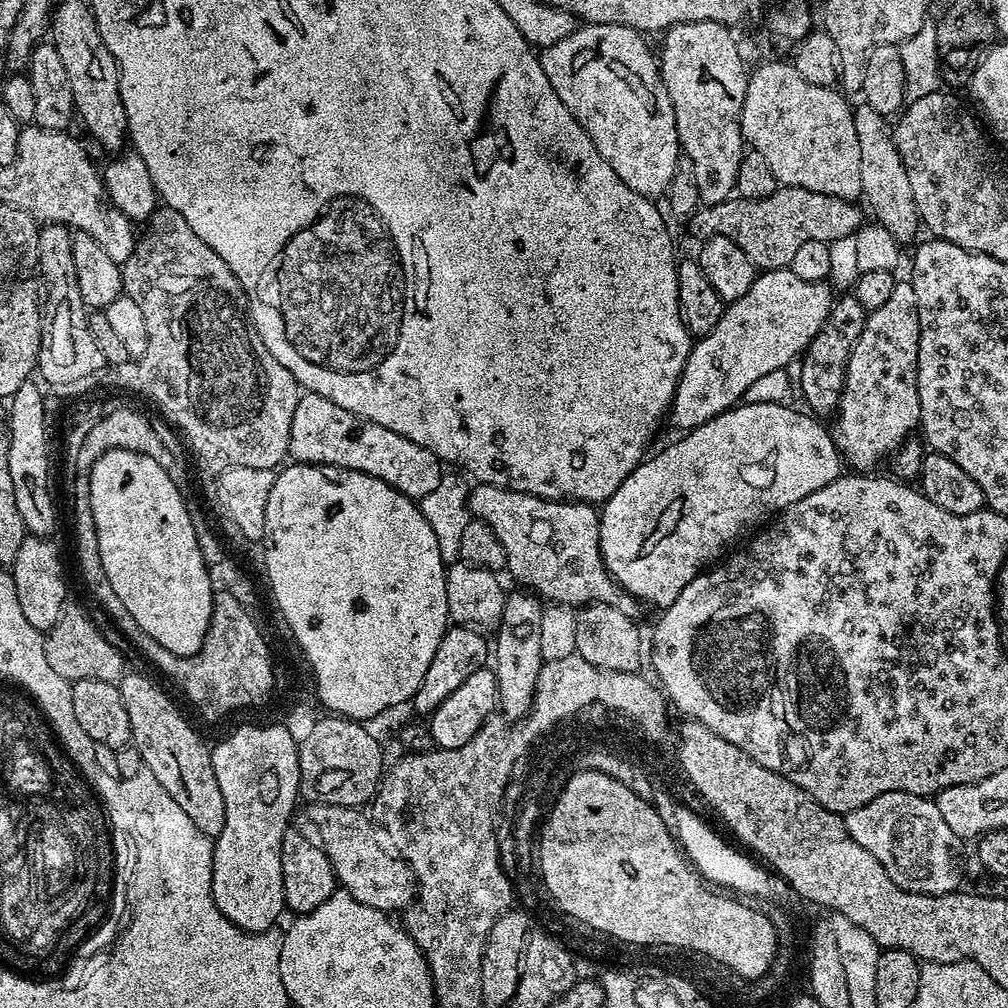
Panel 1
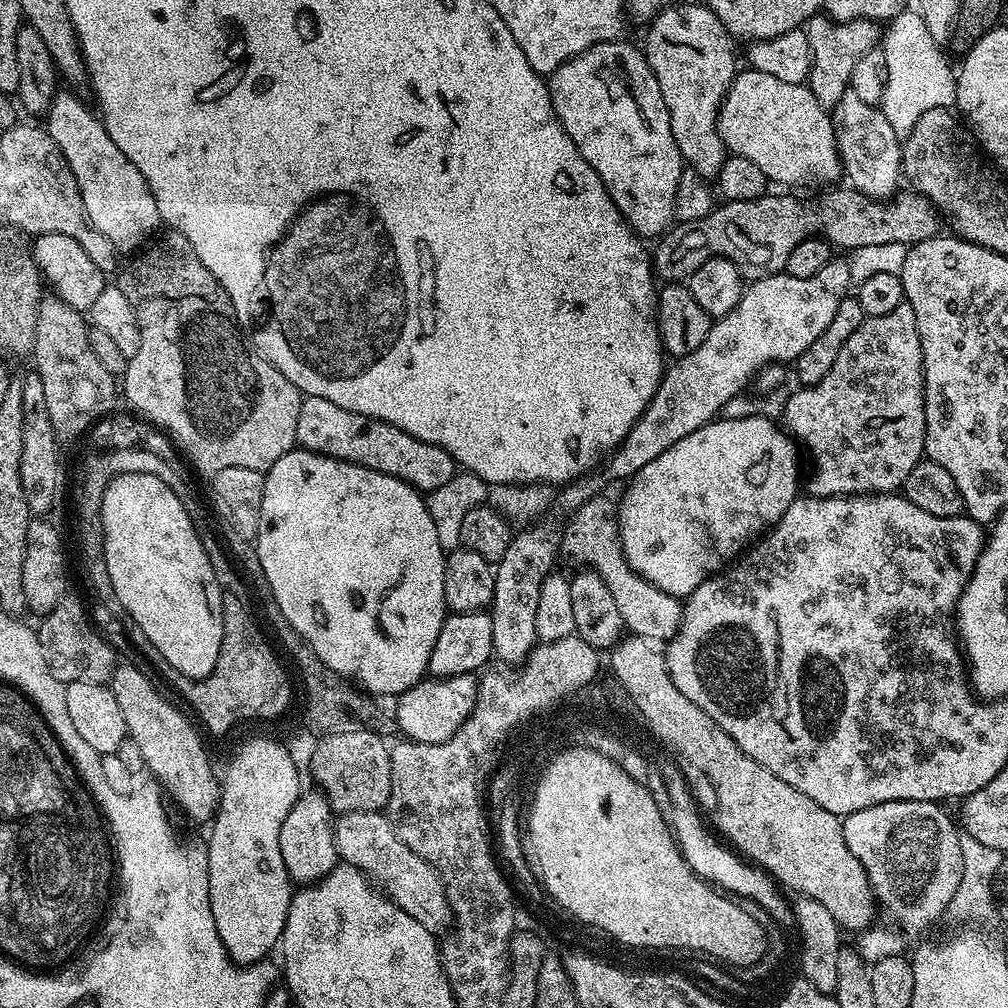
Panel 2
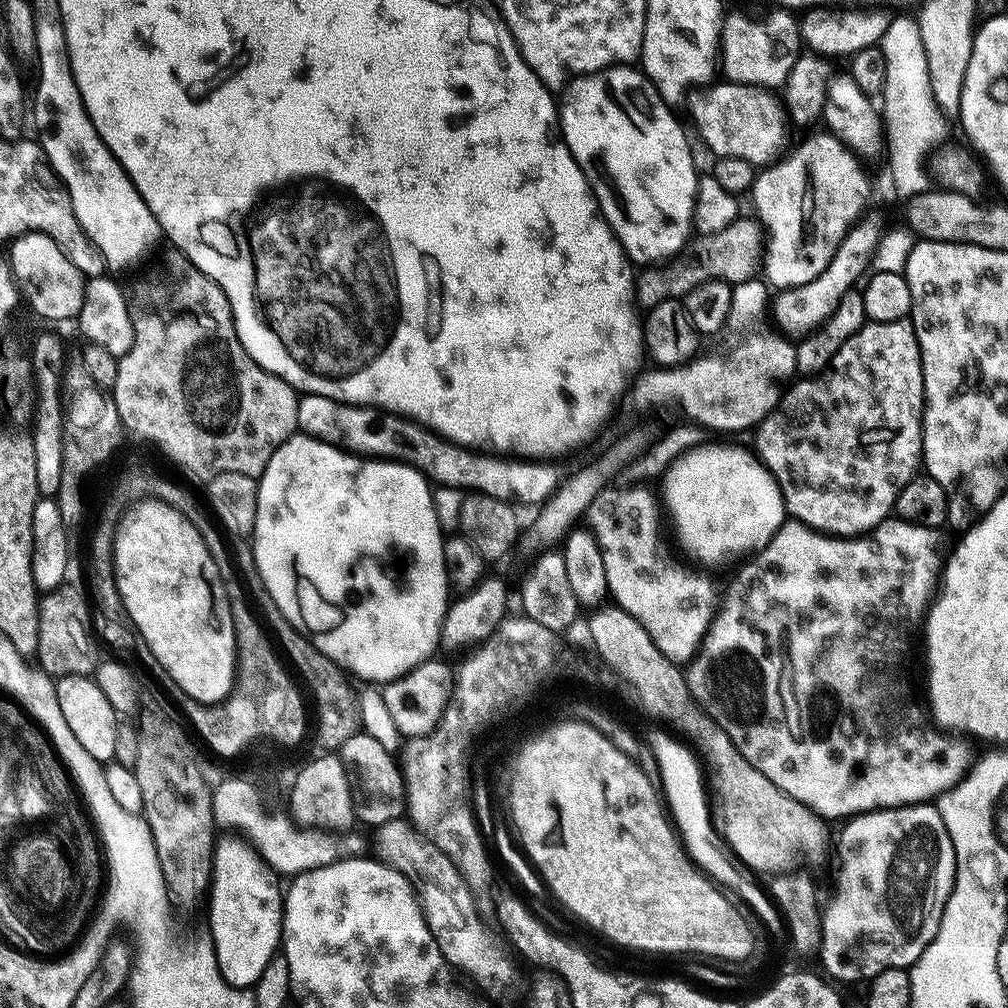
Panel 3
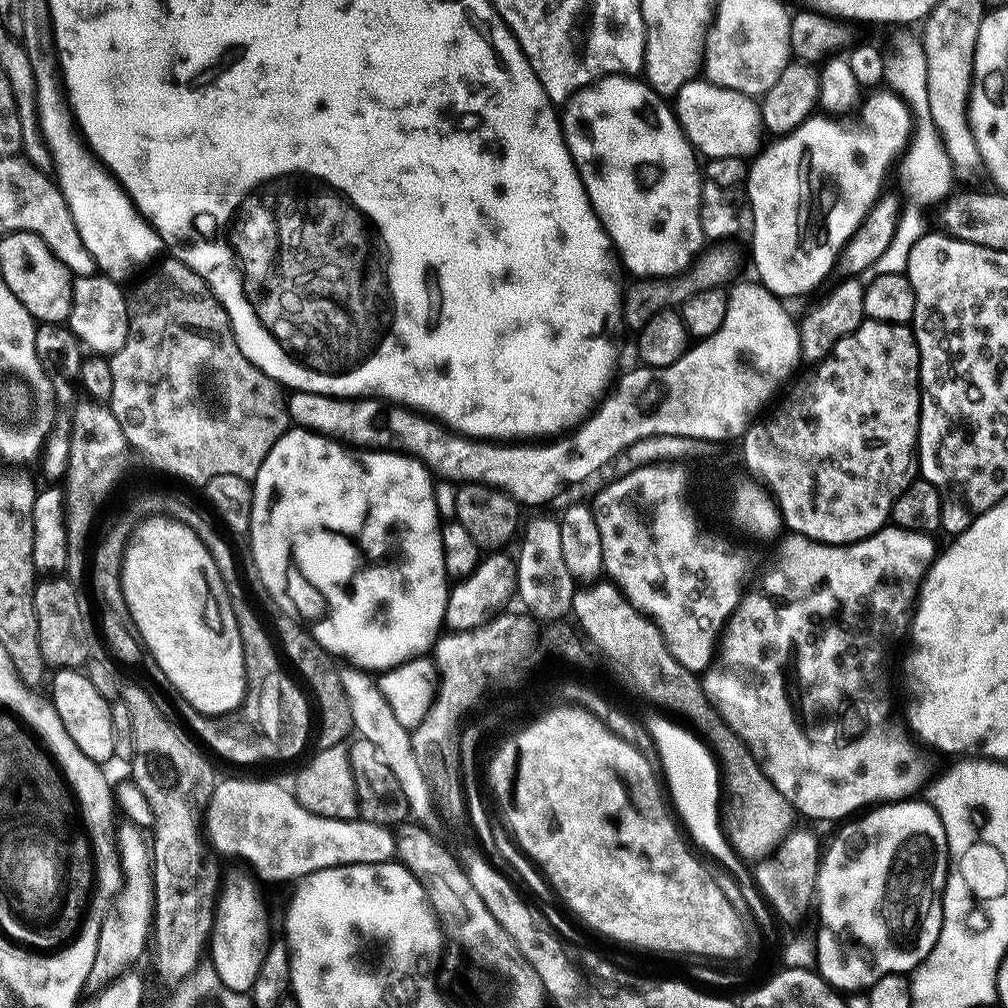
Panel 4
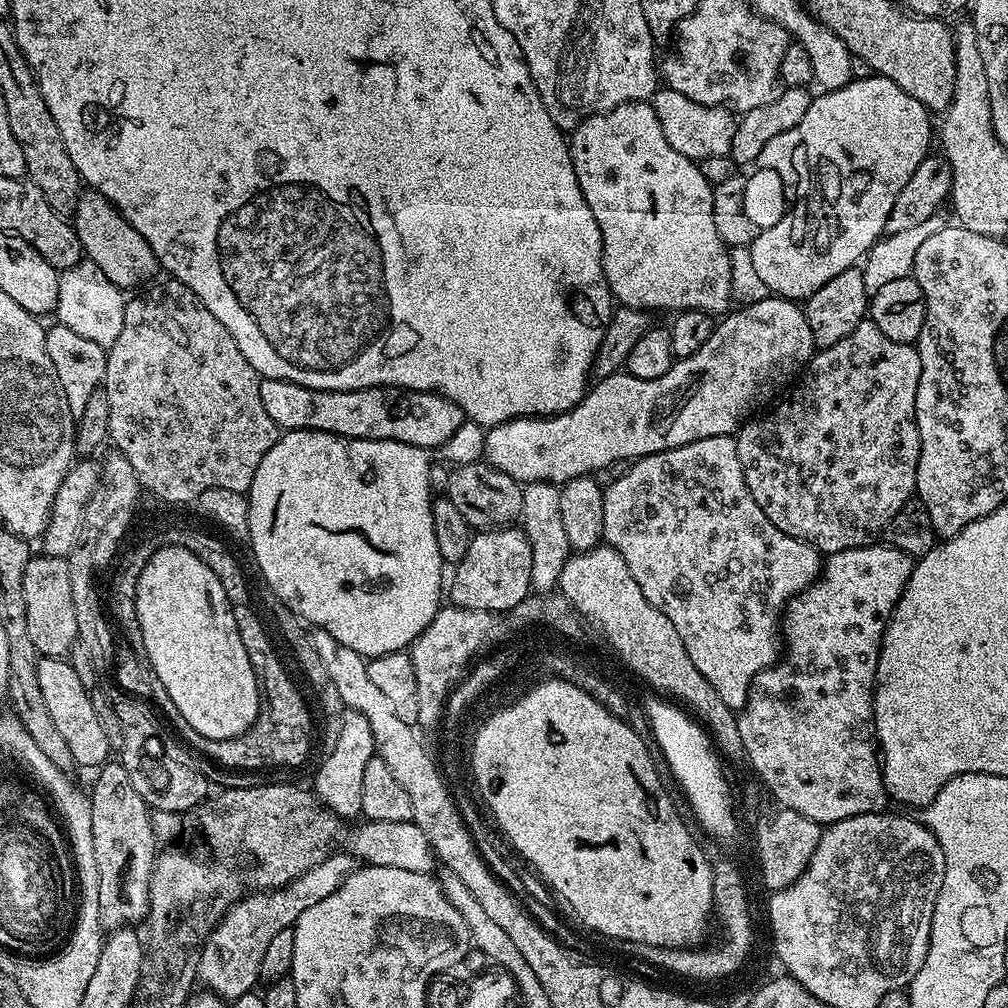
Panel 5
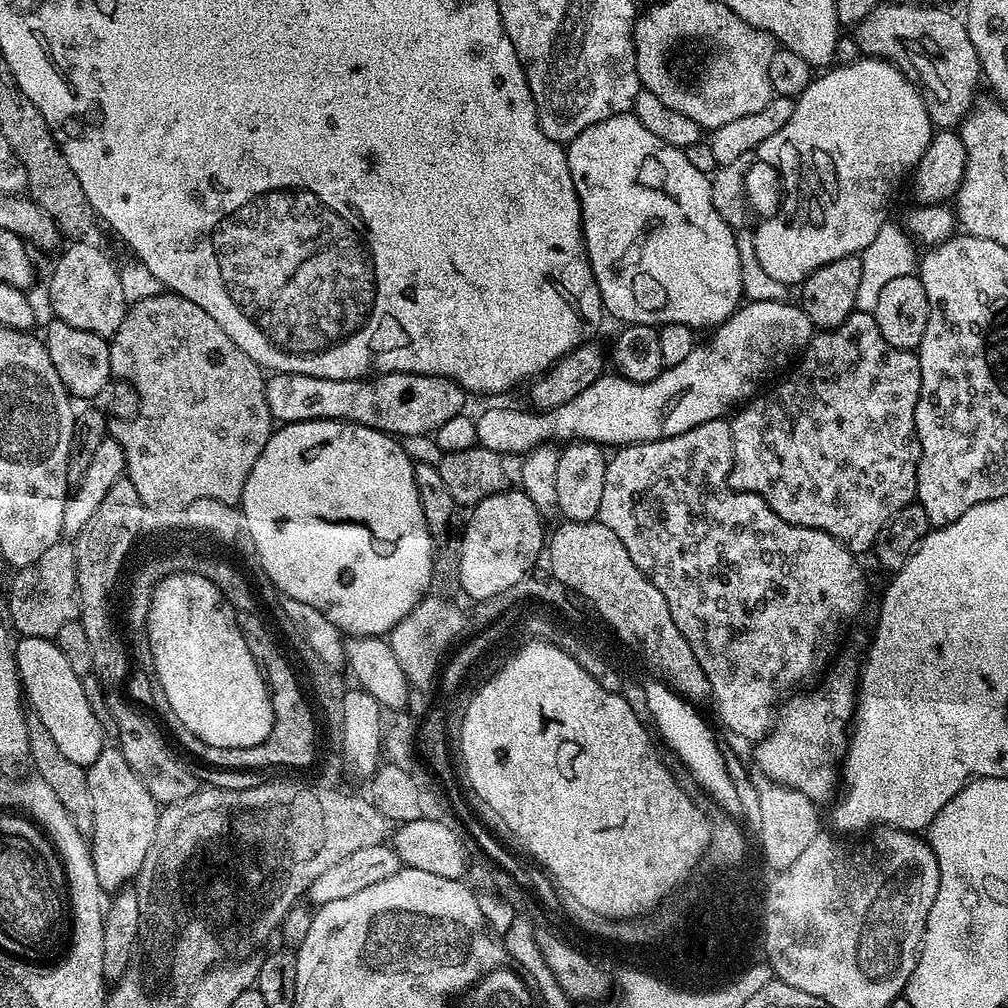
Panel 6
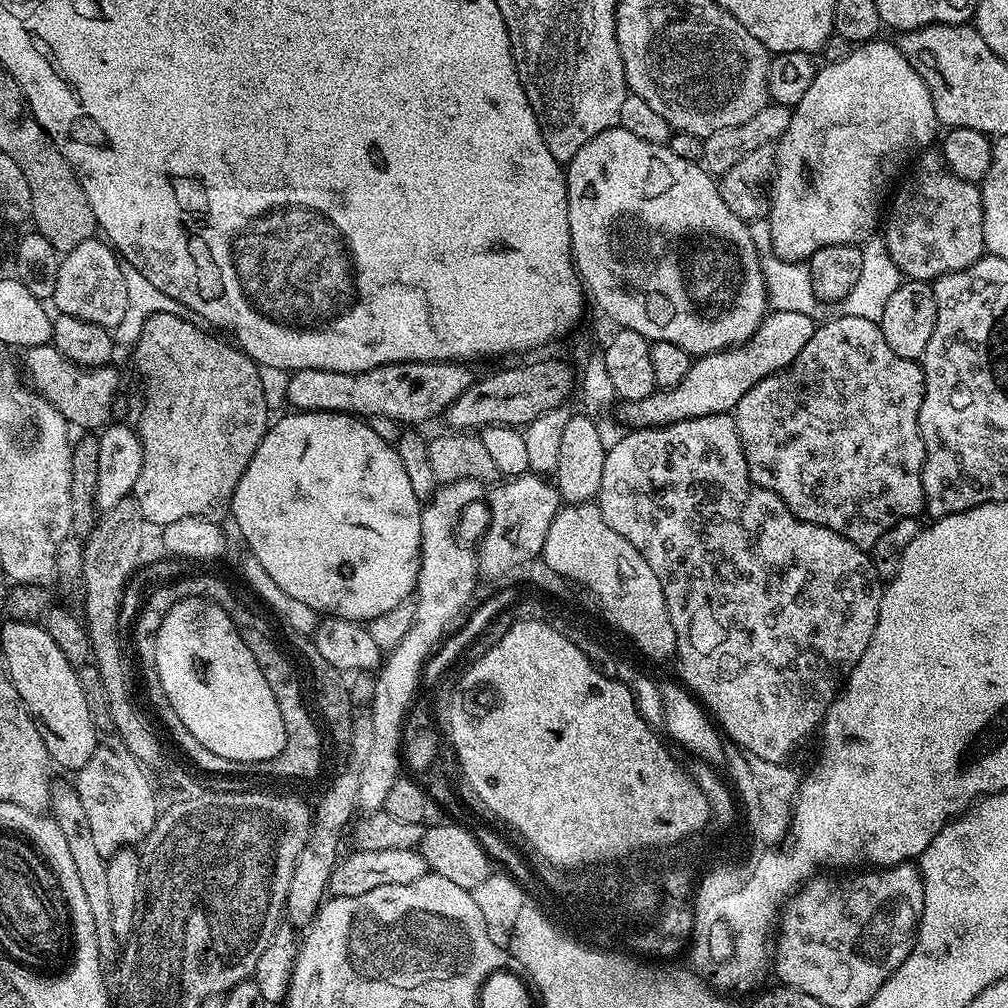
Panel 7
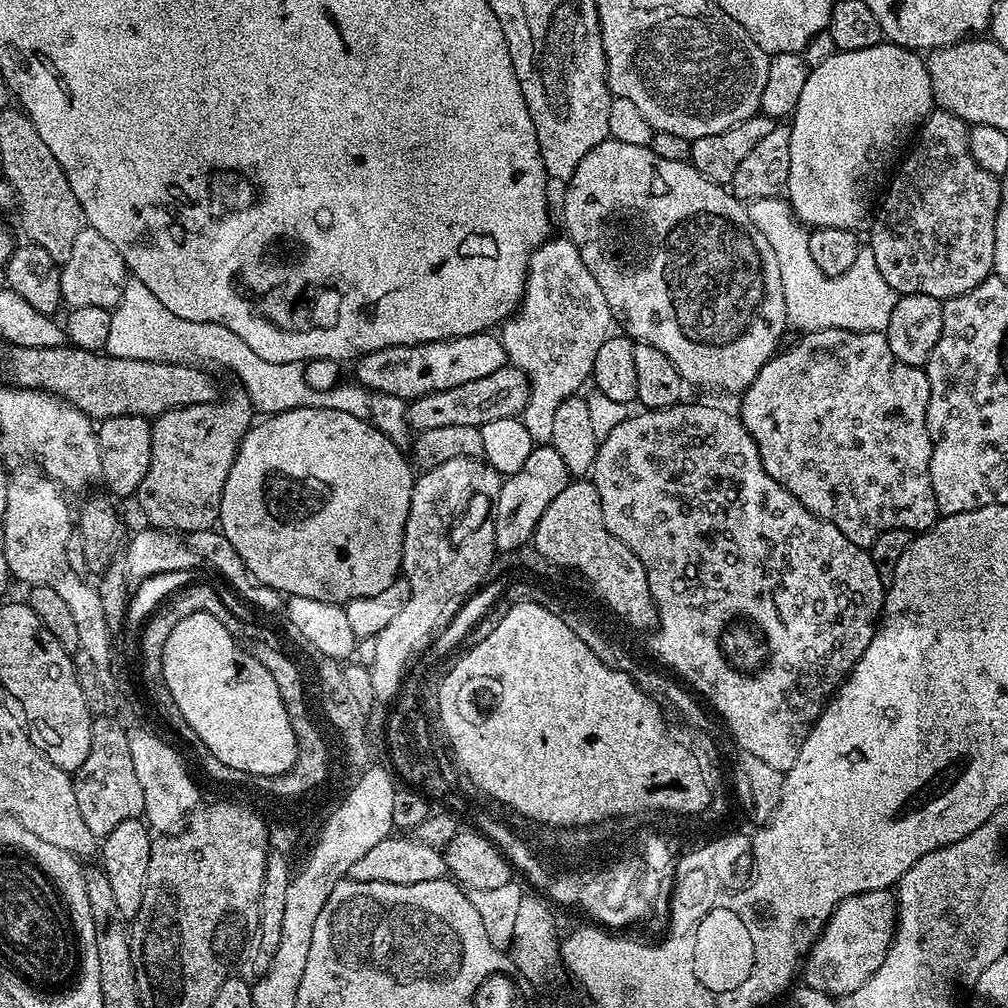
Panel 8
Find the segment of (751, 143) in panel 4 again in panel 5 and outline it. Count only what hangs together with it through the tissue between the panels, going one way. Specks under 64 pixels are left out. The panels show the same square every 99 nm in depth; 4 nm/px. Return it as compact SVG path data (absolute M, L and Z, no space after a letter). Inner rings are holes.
M667 86L657 87L650 97L650 103L656 111L666 142L670 142L678 154L697 162L707 156L729 155L734 119L732 120L733 113L727 107L699 104Z

